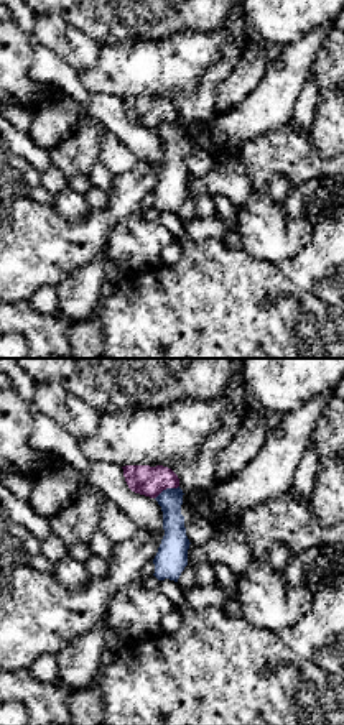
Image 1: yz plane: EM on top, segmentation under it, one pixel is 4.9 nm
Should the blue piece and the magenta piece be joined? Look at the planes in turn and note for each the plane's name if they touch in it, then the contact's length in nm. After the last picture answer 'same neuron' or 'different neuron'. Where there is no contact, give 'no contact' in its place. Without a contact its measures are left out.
contact in yz; length 140 nm

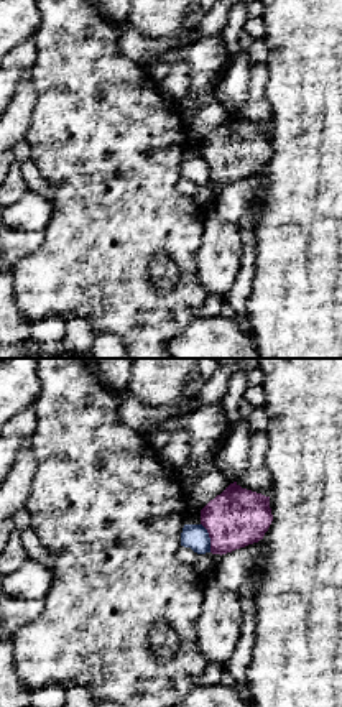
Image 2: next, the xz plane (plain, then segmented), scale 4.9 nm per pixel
contact in xz; length 150 nm

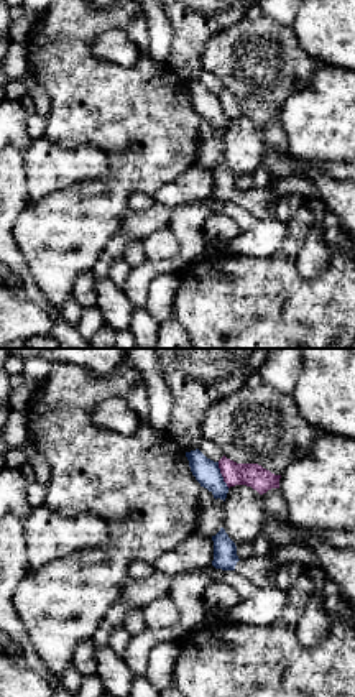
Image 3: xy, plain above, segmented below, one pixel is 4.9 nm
contact in xy; length 140 nm

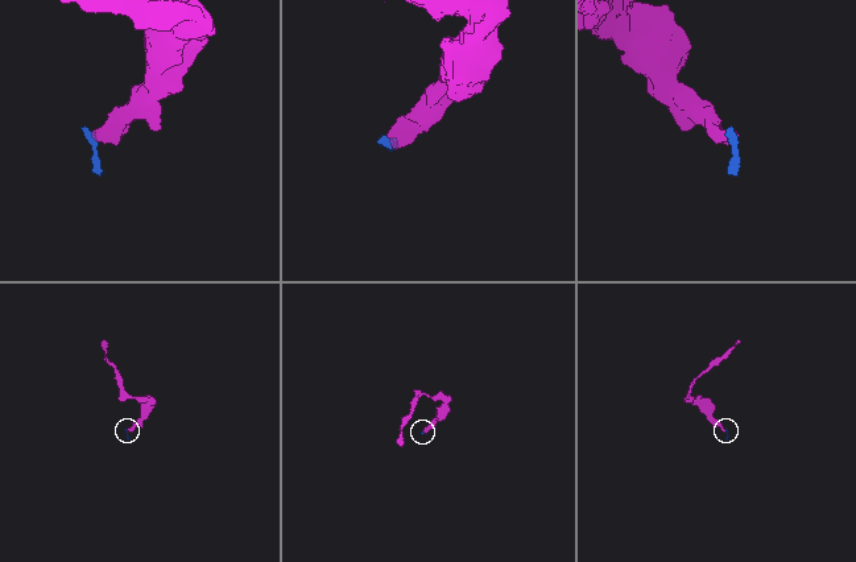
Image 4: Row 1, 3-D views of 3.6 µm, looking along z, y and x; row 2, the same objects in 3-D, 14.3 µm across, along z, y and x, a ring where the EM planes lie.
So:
different neuron

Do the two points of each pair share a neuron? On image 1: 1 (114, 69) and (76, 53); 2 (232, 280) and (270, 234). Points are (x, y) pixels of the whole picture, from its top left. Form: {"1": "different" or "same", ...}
{"1": "different", "2": "different"}

